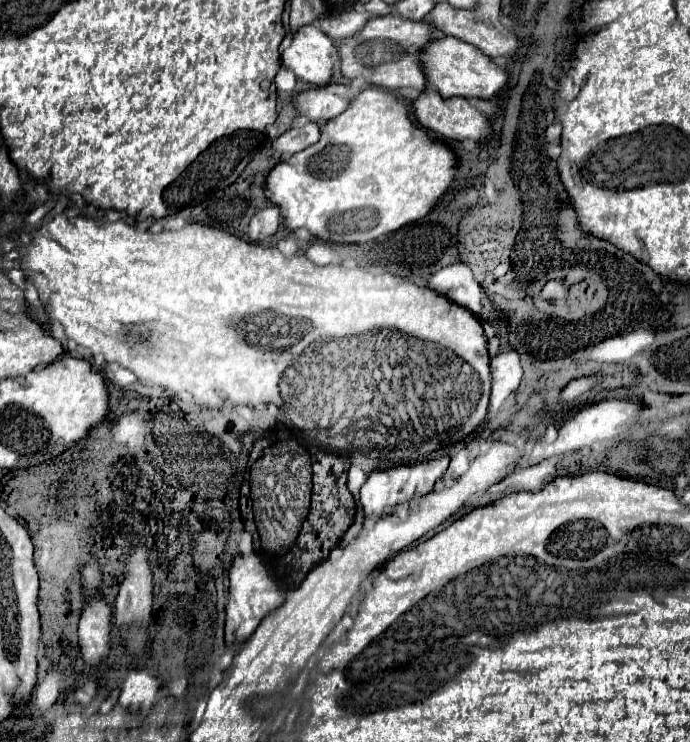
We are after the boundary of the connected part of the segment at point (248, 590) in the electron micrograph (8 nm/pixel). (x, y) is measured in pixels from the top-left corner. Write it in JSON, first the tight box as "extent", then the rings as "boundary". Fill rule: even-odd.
{"extent":[226,554,284,646],"boundary":[[[258,554],[238,556],[230,568],[230,596],[226,604],[226,646],[244,644],[258,624],[284,602],[284,592]]]}

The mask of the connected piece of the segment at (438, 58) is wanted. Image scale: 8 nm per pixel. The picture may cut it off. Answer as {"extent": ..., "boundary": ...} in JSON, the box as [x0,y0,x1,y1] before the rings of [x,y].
{"extent":[422,36,508,100],"boundary":[[[444,36],[440,40],[432,40],[428,48],[422,52],[424,56],[424,72],[430,84],[434,84],[440,92],[442,98],[480,98],[480,100],[490,100],[498,96],[506,84],[508,84],[508,74],[504,68],[494,64],[488,56],[484,56],[480,50],[476,50],[472,44],[466,44],[458,38]]]}

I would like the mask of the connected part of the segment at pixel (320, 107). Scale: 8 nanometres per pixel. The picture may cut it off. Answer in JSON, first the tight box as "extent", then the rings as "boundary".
{"extent":[294,84,352,122],"boundary":[[[344,84],[320,86],[306,90],[294,98],[294,104],[302,116],[308,116],[312,122],[326,122],[342,114],[350,106],[352,94]]]}

